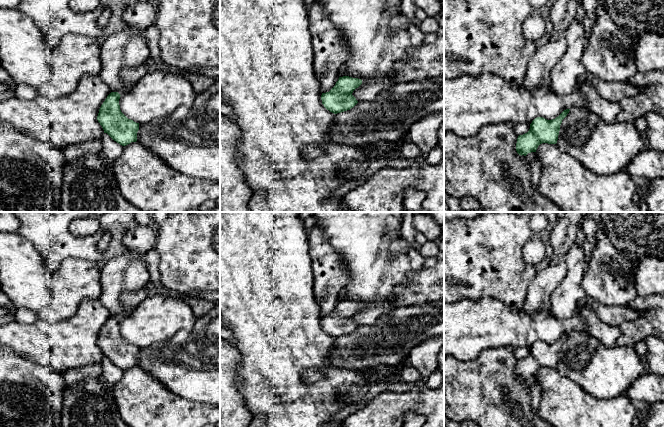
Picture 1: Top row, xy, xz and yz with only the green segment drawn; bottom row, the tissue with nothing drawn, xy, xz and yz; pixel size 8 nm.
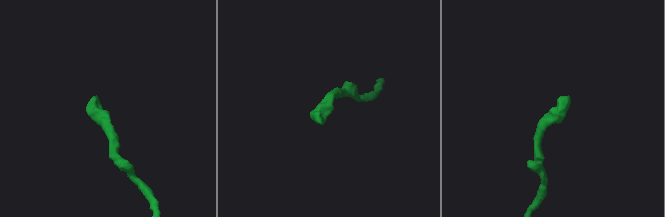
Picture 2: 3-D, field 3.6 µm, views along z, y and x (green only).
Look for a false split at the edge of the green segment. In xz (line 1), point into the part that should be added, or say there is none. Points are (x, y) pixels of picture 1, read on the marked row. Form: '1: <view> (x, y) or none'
1: none

